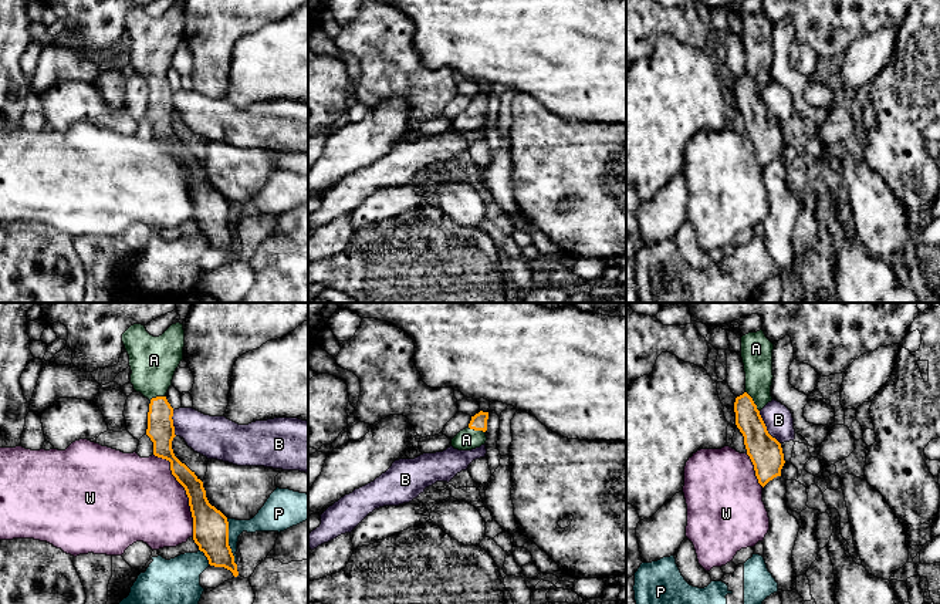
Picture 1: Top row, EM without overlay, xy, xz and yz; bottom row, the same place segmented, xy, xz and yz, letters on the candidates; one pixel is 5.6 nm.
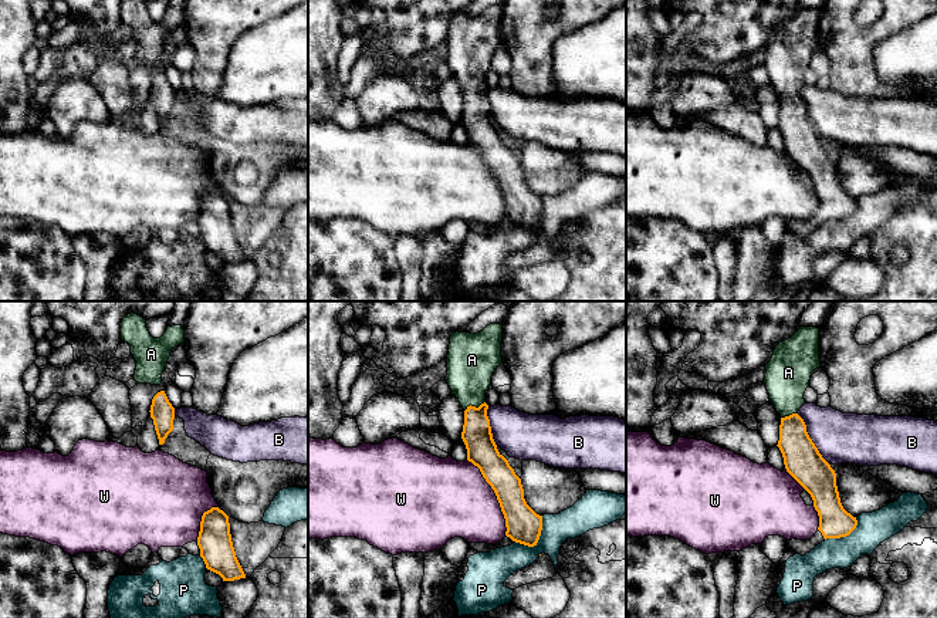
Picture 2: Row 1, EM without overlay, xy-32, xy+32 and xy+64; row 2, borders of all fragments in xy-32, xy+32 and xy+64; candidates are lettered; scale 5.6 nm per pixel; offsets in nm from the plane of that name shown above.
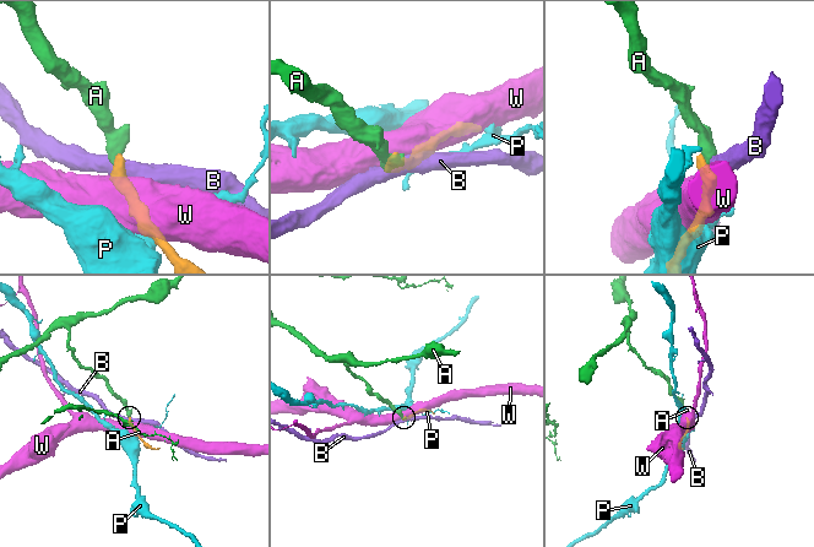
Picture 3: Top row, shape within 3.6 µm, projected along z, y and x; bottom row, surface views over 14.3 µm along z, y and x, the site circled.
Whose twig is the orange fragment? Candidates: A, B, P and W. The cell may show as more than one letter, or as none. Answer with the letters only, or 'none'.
A

